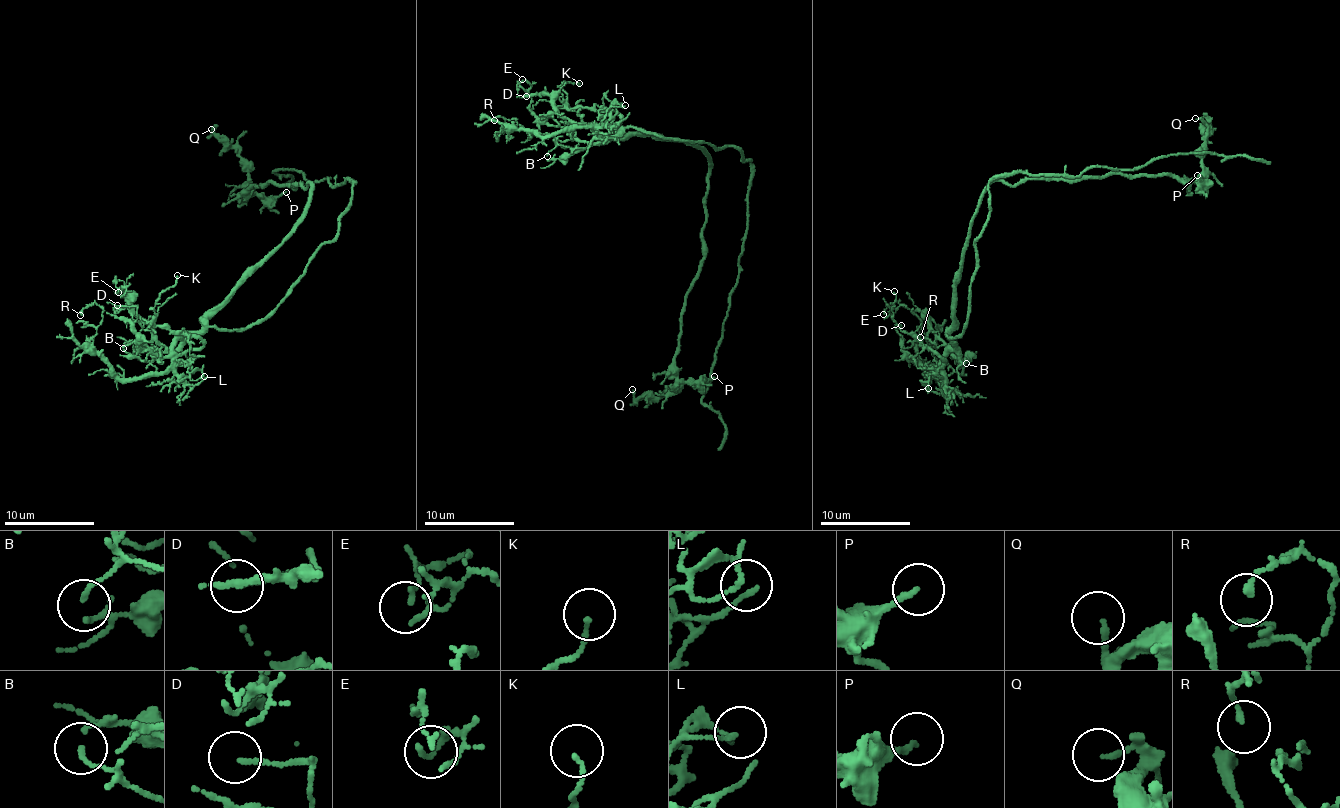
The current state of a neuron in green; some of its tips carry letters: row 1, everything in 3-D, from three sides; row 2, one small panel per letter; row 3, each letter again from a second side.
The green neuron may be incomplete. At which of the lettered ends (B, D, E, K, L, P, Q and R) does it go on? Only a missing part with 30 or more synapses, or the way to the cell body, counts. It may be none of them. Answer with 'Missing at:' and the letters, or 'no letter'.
Missing at: no letter

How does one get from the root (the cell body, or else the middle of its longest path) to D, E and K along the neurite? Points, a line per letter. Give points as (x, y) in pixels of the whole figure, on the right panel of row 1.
D: (957, 336), (946, 336), (954, 344), (944, 354), (939, 371), (904, 349), (897, 331), (901, 325)
E: (957, 336), (946, 336), (959, 362), (916, 309), (906, 309), (899, 300), (894, 301), (883, 314)
K: (957, 336), (946, 336), (954, 344), (942, 365), (900, 329), (894, 291)

